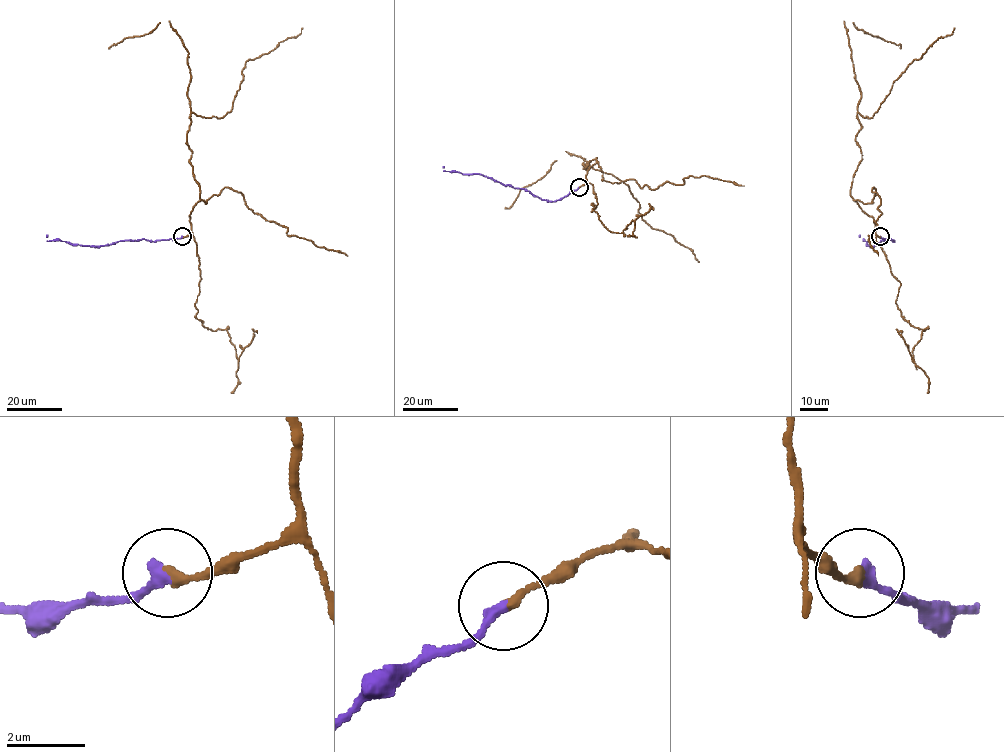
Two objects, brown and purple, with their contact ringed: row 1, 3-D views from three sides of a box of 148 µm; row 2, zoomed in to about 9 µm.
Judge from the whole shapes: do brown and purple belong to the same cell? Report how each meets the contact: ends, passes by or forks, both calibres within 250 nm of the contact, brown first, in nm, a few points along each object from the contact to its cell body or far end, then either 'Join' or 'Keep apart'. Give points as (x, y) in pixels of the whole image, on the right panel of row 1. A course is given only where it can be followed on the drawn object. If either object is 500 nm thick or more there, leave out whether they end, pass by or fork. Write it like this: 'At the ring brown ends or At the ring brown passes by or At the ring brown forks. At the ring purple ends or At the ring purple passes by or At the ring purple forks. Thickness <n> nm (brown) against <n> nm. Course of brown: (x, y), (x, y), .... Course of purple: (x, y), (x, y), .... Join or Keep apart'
At the ring brown ends. At the ring purple ends. Thickness 240 nm (brown) against 280 nm. Course of brown: (879, 236), (850, 195), (861, 157), (857, 114), (871, 118), (907, 66), (954, 28). Course of purple: (879, 236), (894, 240), (881, 240), (875, 246), (867, 246), (859, 235). Keep apart

